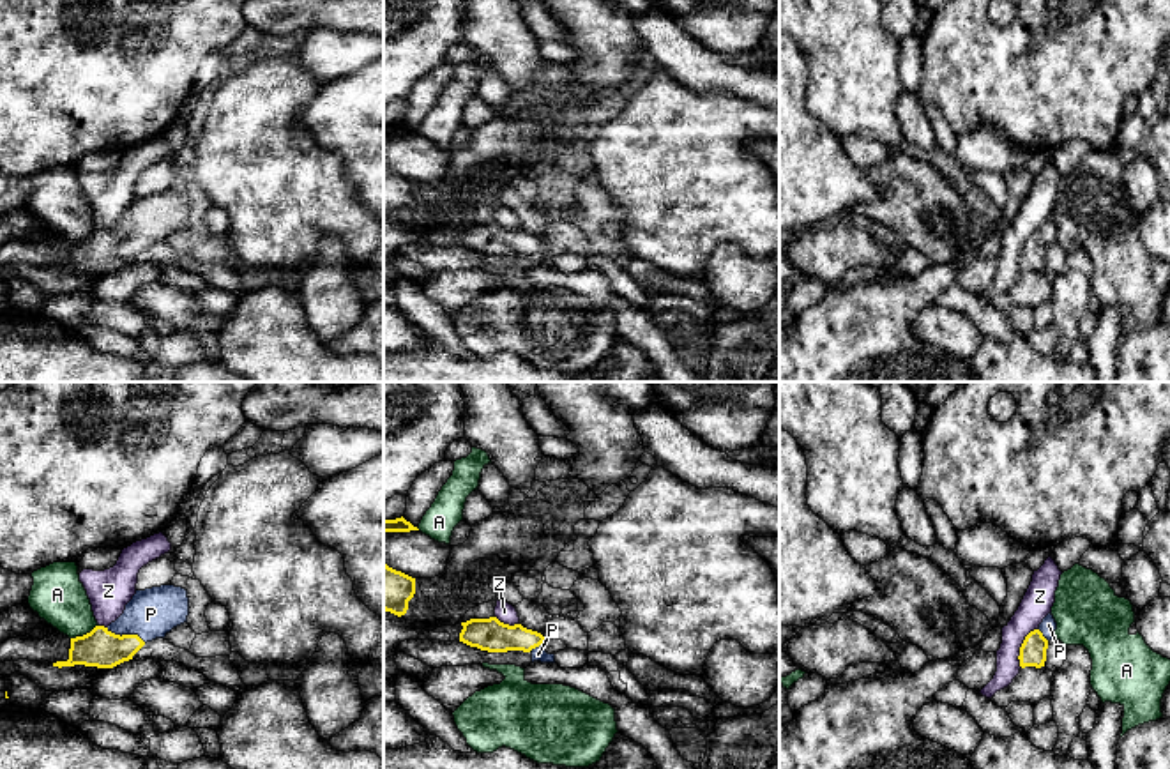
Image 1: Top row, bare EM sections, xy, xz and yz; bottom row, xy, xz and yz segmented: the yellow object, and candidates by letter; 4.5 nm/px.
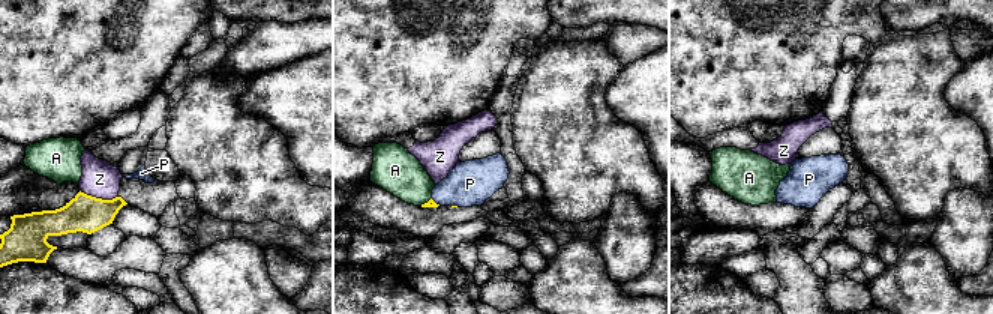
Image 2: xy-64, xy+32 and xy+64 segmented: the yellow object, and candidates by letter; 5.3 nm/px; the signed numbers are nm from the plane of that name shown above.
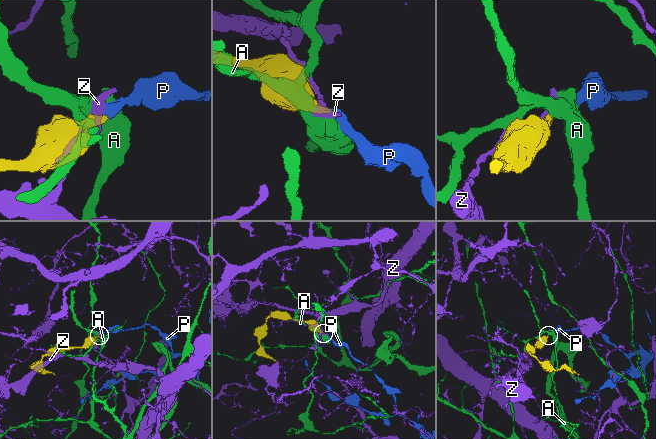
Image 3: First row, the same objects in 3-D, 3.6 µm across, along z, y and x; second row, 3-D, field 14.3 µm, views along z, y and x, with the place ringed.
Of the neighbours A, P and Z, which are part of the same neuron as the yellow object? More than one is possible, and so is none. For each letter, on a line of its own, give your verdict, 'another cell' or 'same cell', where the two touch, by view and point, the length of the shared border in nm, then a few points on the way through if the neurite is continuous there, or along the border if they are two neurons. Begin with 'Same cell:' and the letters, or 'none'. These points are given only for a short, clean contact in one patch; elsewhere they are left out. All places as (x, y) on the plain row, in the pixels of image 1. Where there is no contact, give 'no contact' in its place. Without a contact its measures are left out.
Same cell: P
A: another cell | xy (83, 239) | 140 nm
P: same cell | xy (126, 239) | 200 nm | across xy (99, 251), (113, 250), (126, 239), (151, 218)
Z: another cell | yz (1020, 251) | 200 nm

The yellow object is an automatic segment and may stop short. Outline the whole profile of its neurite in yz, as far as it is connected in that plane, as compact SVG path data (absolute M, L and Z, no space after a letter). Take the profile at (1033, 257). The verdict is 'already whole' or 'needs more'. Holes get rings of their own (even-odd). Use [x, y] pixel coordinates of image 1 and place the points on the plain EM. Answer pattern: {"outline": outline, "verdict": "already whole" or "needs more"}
{"outline": "M1052 216L1043 223L1037 233L1030 235L1020 251L1020 270L1045 270L1048 246L1055 242L1057 226Z", "verdict": "needs more"}

